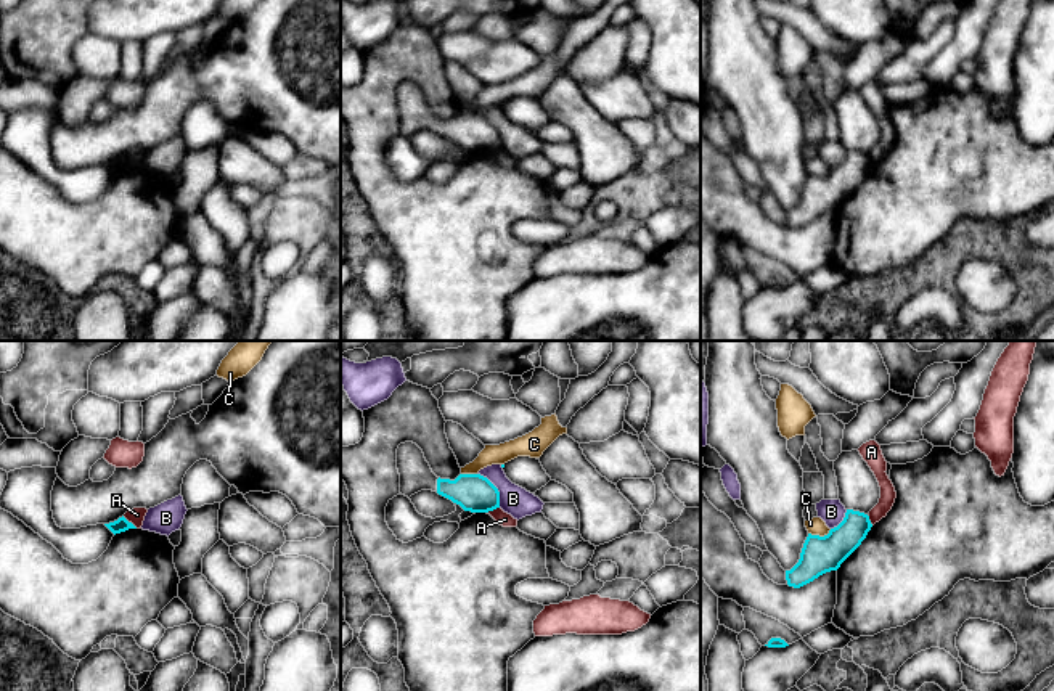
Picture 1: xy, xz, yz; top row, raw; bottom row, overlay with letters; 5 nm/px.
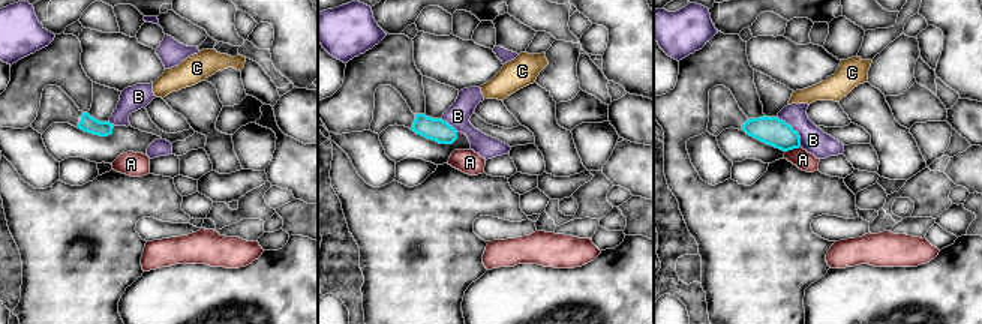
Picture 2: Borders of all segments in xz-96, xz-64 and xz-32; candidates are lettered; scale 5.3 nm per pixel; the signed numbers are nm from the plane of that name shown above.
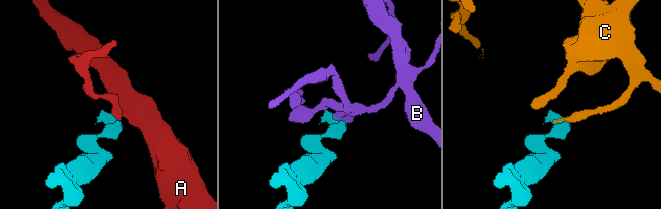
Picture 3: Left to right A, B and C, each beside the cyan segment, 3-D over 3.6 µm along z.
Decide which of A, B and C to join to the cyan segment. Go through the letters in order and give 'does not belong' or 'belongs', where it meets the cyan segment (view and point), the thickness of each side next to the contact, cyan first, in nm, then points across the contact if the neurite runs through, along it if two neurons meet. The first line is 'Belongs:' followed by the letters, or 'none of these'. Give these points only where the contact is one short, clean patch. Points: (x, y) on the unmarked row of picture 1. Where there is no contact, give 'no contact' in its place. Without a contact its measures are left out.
Belongs: none of these
A: does not belong; meets cyan in xy at (130, 163); 70 nm thick on the cyan side, 80 nm on the other; border along xy (122, 156), (137, 167)
B: does not belong; meets cyan in xz at (497, 129); 190 nm thick on the cyan side, 150 nm on the other; border along xz (477, 113), (497, 129), (500, 147)
C: does not belong; meets cyan in yz at (818, 175); 190 nm thick on the cyan side, 90 nm on the other; border along yz (831, 169), (823, 175), (808, 174)

